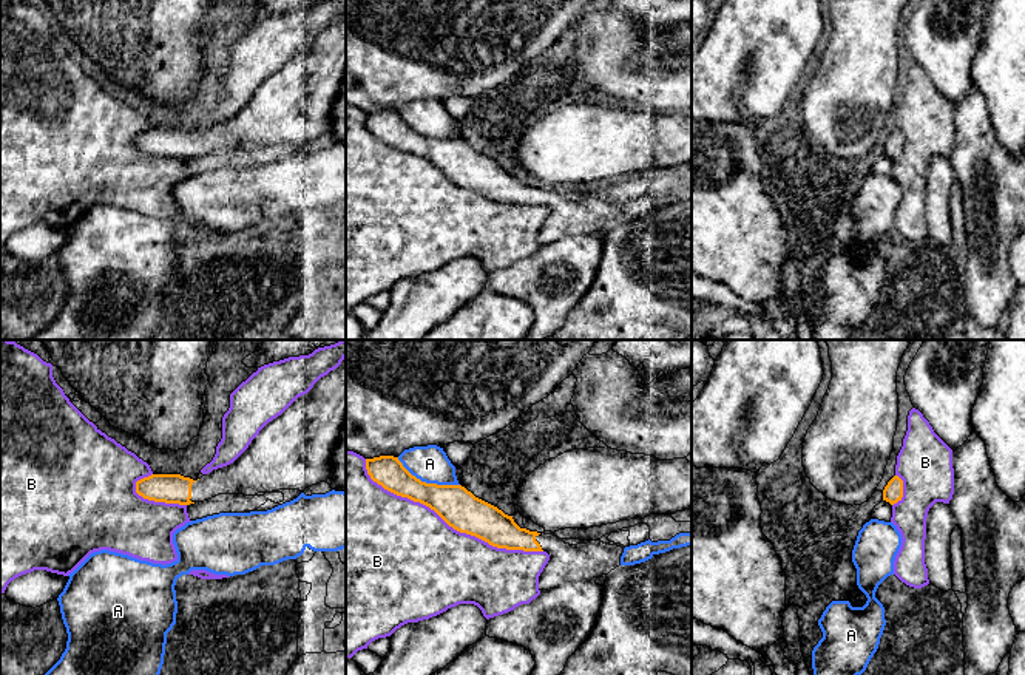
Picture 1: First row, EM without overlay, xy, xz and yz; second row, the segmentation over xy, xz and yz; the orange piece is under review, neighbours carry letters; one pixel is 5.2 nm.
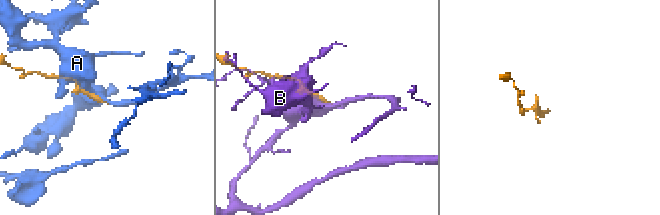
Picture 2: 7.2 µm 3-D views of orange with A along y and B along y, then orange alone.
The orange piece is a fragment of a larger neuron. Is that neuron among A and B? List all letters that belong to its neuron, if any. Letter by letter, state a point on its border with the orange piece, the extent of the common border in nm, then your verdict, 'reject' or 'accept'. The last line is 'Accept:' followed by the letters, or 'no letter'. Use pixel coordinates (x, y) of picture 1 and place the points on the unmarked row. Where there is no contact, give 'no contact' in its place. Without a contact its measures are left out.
A: meets orange in xz at (428, 138); contact 360 nm long; reject
B: meets orange in xz at (448, 178); contact 1050 nm long; reject
Accept: no letter

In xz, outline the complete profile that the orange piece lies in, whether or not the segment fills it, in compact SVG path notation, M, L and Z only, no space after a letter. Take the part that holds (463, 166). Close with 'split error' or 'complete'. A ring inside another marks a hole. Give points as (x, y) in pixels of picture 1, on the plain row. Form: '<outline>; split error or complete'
M394 110L366 113L366 124L370 133L384 144L429 161L460 187L475 190L497 202L546 205L550 209L550 215L539 230L540 249L529 258L522 258L508 267L489 272L486 290L522 300L531 306L536 320L523 340L546 340L559 331L568 312L584 298L594 281L604 252L604 241L596 233L621 219L624 202L600 195L570 199L554 188L520 182L512 170L475 151L462 139L421 136Z; split error

